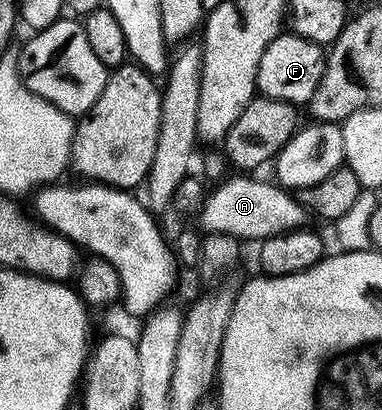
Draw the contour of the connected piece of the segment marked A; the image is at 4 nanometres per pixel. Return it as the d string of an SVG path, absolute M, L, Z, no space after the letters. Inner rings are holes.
M237 173L234 176L234 179L226 178L218 182L214 186L218 187L214 189L213 196L211 191L204 200L205 211L213 218L214 232L228 235L238 241L260 241L284 231L296 231L308 224L305 222L311 219L311 215L306 204L300 198L292 199L289 196L292 194L286 188L273 181L264 183L261 179L253 179L257 177L250 177L245 173Z

